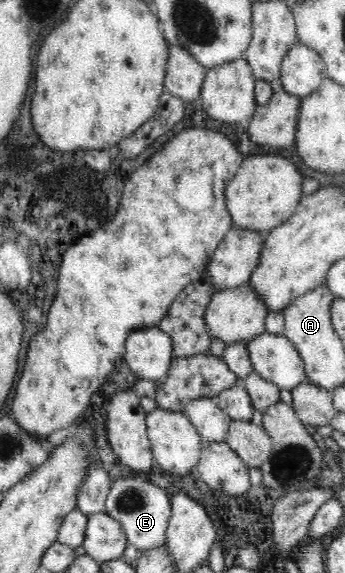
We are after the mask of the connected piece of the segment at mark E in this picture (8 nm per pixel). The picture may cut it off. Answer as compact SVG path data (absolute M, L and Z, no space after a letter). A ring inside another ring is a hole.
M119 476L113 480L104 500L105 512L120 522L128 544L141 550L152 550L163 545L171 518L169 494L139 476Z

